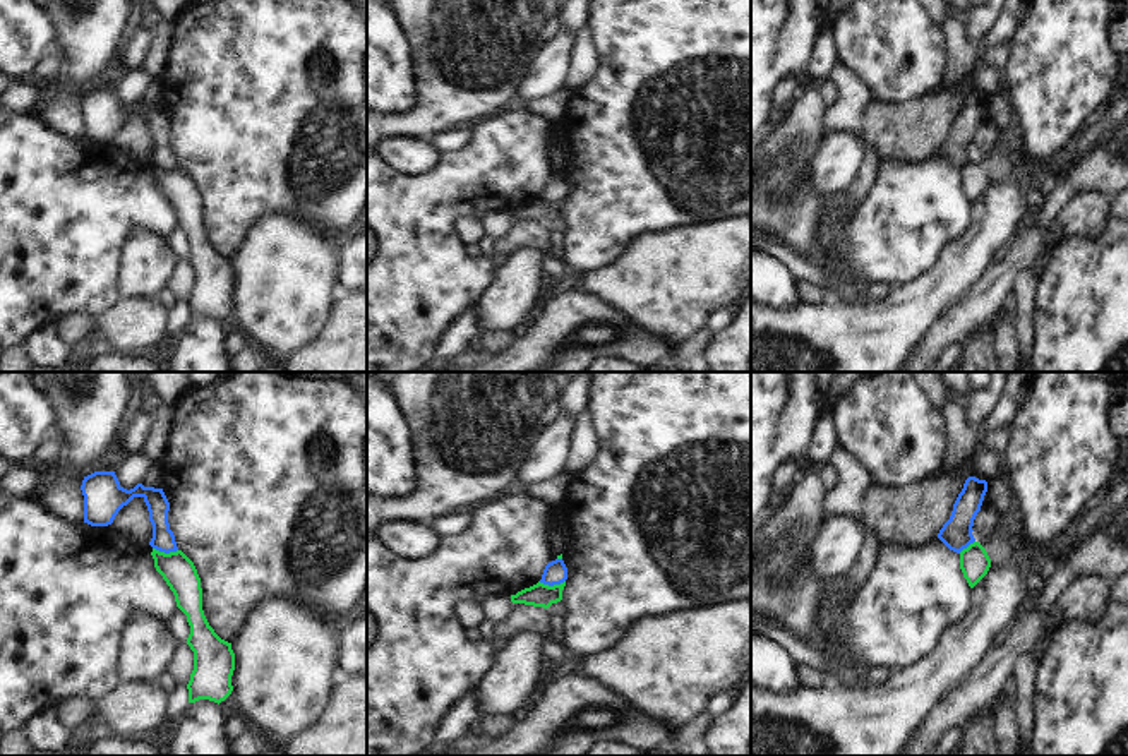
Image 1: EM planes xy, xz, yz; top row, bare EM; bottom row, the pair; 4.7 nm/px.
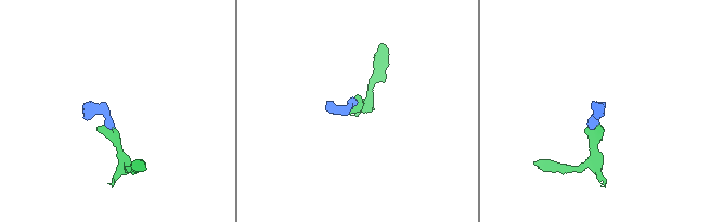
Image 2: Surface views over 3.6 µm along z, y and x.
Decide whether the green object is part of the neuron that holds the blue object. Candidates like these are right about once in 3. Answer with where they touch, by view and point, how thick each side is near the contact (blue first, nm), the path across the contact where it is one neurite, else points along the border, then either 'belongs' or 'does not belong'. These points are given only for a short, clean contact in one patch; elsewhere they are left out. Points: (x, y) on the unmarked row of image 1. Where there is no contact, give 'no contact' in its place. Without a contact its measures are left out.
contact xz (551, 201); calibres 110 and 110 nm; border xz (564, 196), (554, 201), (539, 198); does not belong

